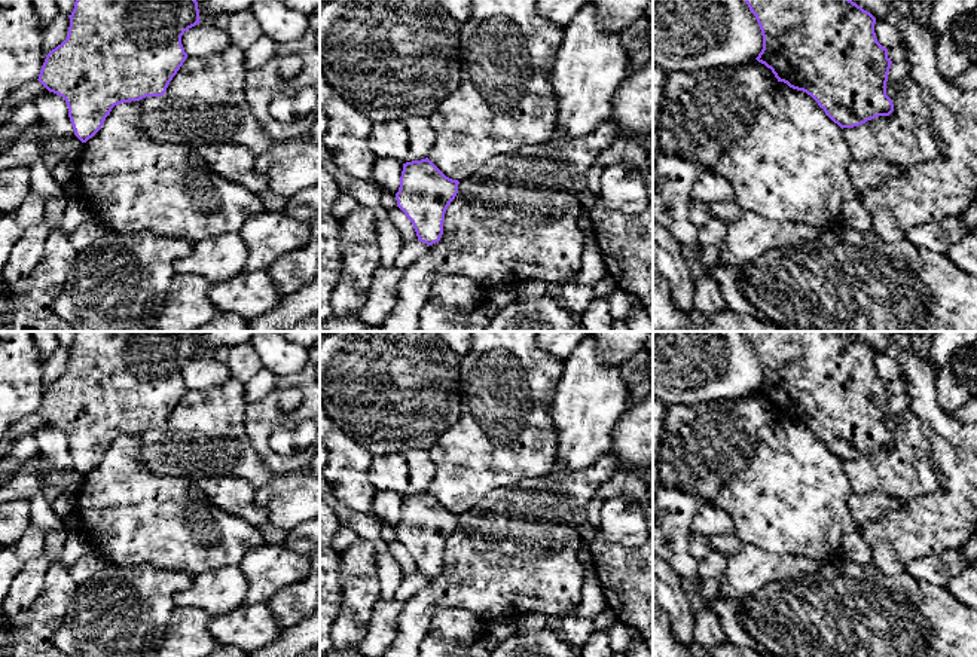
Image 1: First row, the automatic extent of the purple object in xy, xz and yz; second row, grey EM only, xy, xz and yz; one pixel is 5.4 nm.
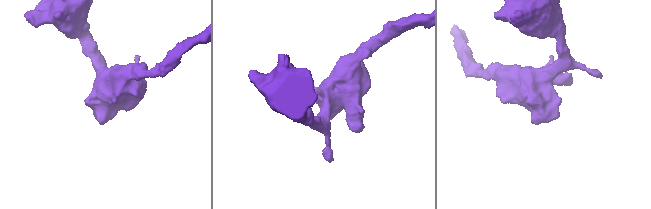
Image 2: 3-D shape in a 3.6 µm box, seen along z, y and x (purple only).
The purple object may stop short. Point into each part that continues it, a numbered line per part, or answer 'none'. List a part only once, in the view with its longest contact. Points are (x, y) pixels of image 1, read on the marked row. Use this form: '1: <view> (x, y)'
none

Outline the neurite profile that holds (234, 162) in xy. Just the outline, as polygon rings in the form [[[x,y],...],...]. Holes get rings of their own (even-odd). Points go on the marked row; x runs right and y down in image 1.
[[[211,143],[196,149],[198,156],[220,177],[259,195],[269,187],[266,175],[254,166],[256,155],[233,143]]]

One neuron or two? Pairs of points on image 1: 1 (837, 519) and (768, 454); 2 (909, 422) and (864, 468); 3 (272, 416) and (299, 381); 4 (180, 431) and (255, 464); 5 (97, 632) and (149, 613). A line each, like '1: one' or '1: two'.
1: one
2: one
3: one
4: one
5: one

